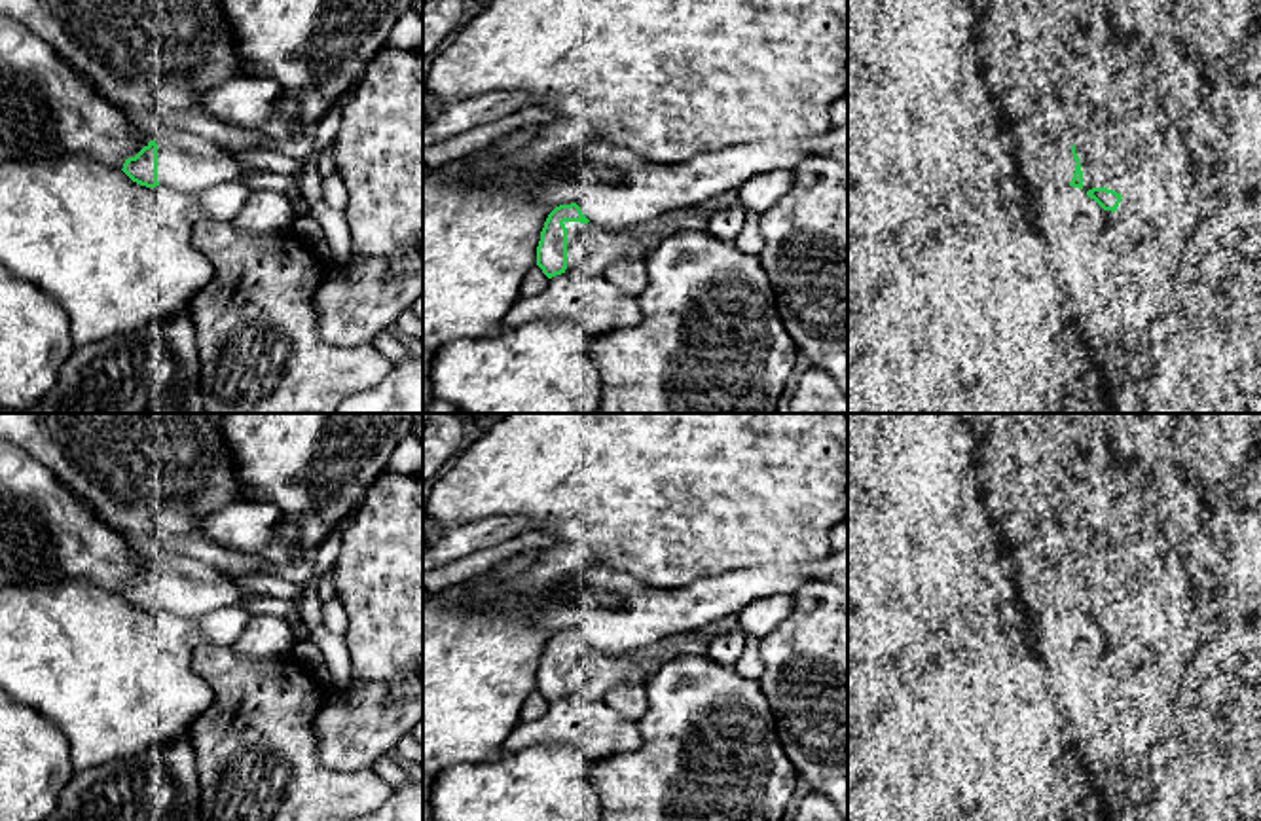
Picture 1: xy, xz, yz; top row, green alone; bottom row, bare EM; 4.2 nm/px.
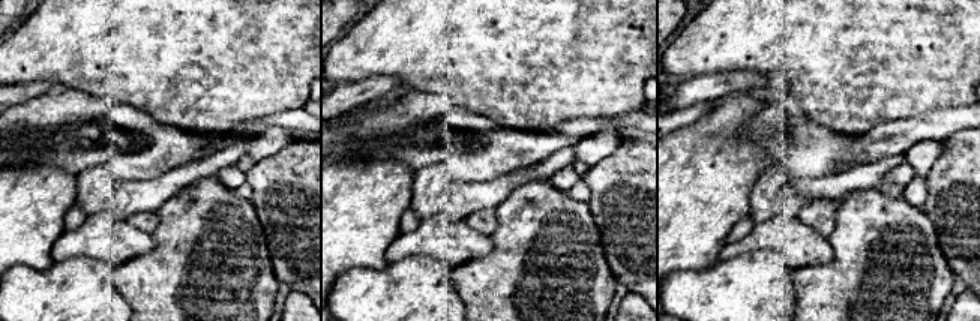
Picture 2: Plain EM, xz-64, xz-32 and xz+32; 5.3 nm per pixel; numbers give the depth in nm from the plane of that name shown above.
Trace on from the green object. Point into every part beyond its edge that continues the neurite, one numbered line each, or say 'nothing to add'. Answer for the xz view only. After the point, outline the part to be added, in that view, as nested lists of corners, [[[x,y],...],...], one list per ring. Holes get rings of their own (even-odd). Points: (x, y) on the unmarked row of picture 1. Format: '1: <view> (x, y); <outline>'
1: xz (590, 672); [[[563,647],[567,652],[567,694],[590,694],[603,698],[605,692],[620,683],[647,683],[658,669],[654,664],[639,664],[607,656],[592,647]]]

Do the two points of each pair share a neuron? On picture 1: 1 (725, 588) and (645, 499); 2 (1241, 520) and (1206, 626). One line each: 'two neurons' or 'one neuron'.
1: two neurons
2: one neuron

